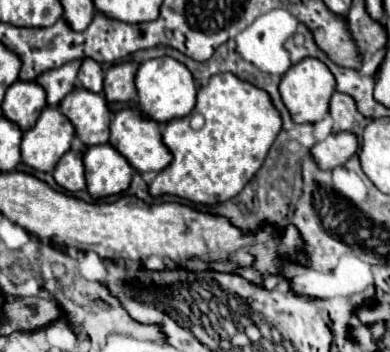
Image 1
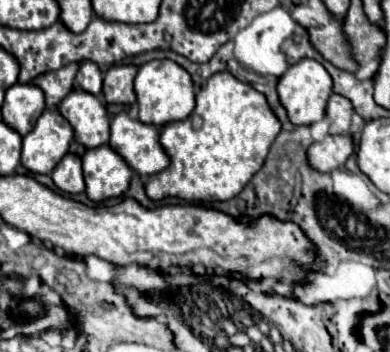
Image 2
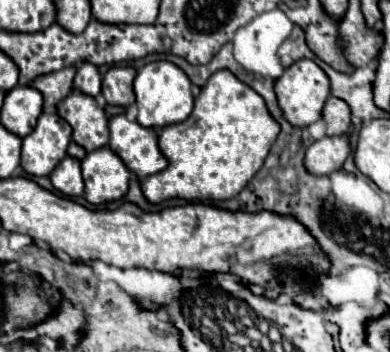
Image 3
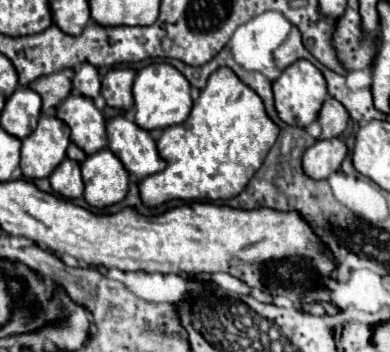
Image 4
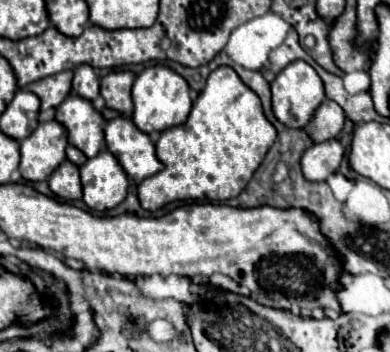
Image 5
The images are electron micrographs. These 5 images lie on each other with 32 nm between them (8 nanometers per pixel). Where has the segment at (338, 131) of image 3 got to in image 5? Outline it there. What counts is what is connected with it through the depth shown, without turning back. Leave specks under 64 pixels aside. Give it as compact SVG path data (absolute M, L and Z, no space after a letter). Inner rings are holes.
M324 100L318 106L318 110L314 112L314 116L308 122L308 126L304 128L304 132L312 138L314 144L320 144L320 142L336 138L344 126L344 120L346 118L344 118L342 108L332 100Z

